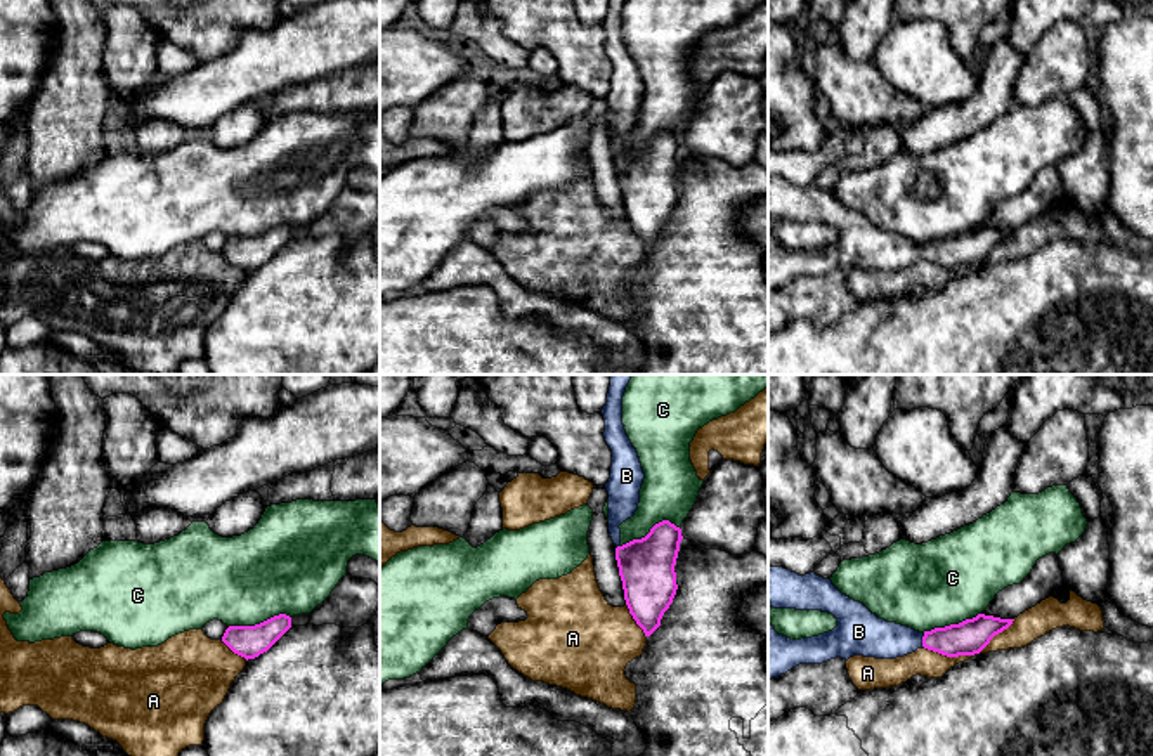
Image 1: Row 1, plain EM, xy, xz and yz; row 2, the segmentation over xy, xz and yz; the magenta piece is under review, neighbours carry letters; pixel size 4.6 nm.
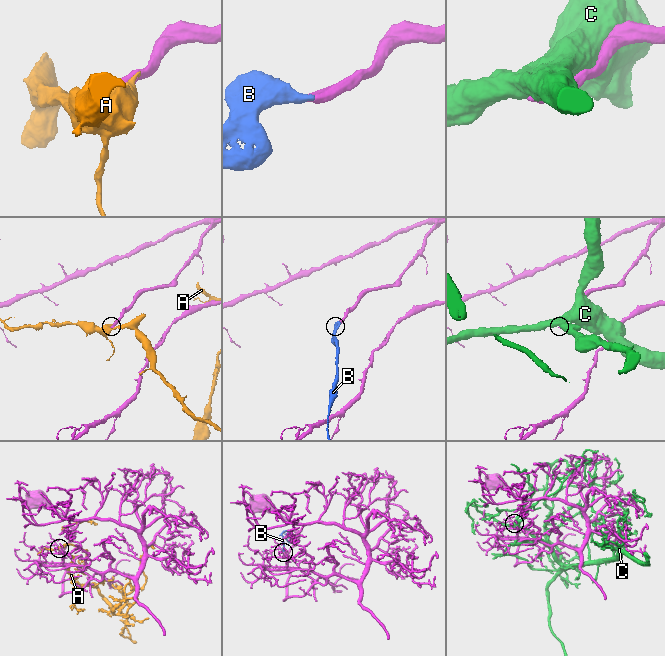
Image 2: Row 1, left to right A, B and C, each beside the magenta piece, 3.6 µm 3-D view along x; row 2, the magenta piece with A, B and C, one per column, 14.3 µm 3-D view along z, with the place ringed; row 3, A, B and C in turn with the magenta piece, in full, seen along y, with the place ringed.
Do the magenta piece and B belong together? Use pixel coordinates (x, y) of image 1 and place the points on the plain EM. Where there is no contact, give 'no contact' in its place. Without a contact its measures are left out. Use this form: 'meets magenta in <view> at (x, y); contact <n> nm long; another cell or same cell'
meets magenta in yz at (923, 252); contact 70 nm long; same cell

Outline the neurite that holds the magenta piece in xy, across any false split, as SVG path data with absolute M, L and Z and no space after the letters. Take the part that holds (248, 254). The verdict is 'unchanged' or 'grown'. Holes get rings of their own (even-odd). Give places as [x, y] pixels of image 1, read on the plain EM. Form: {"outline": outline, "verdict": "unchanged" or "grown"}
{"outline": "M279 225L255 238L229 238L222 253L248 272L267 264L290 239L291 229Z", "verdict": "unchanged"}

